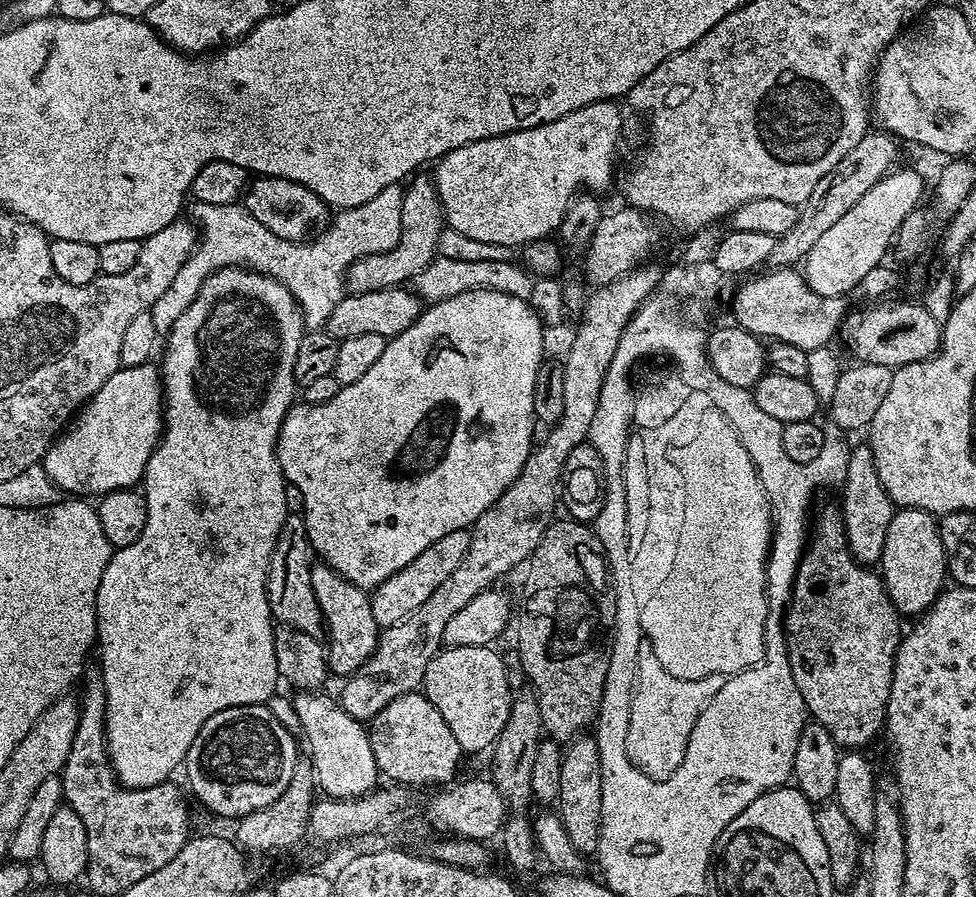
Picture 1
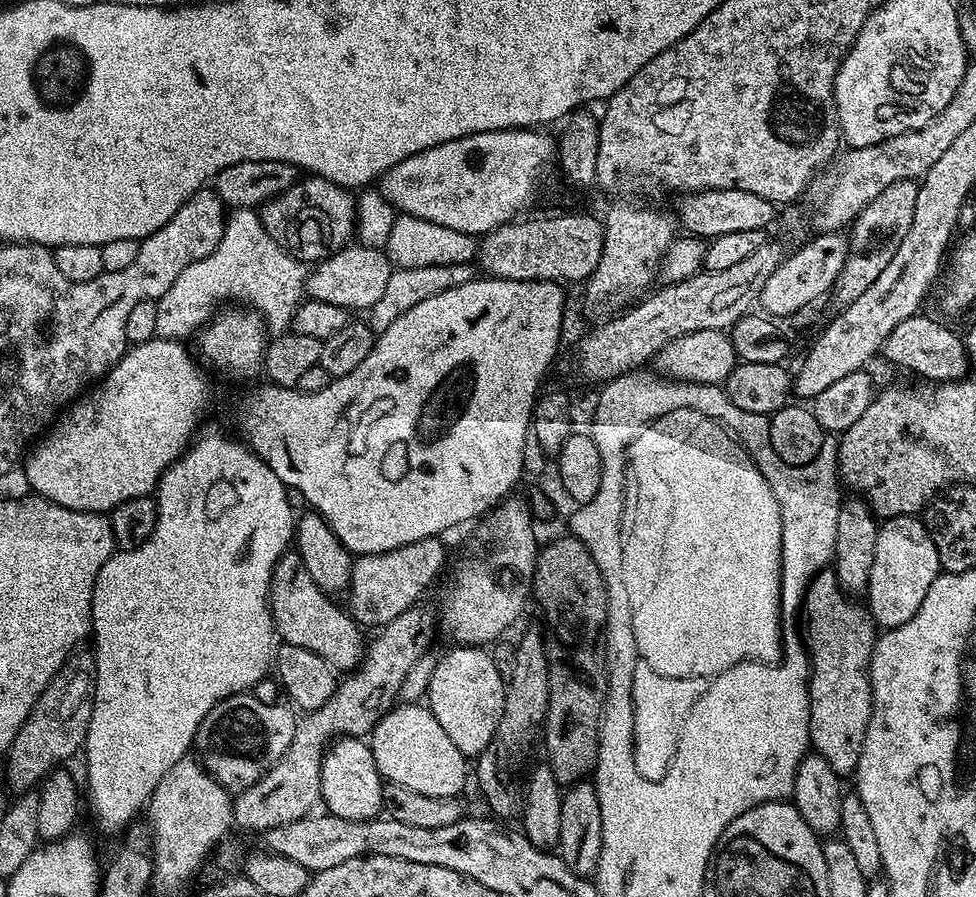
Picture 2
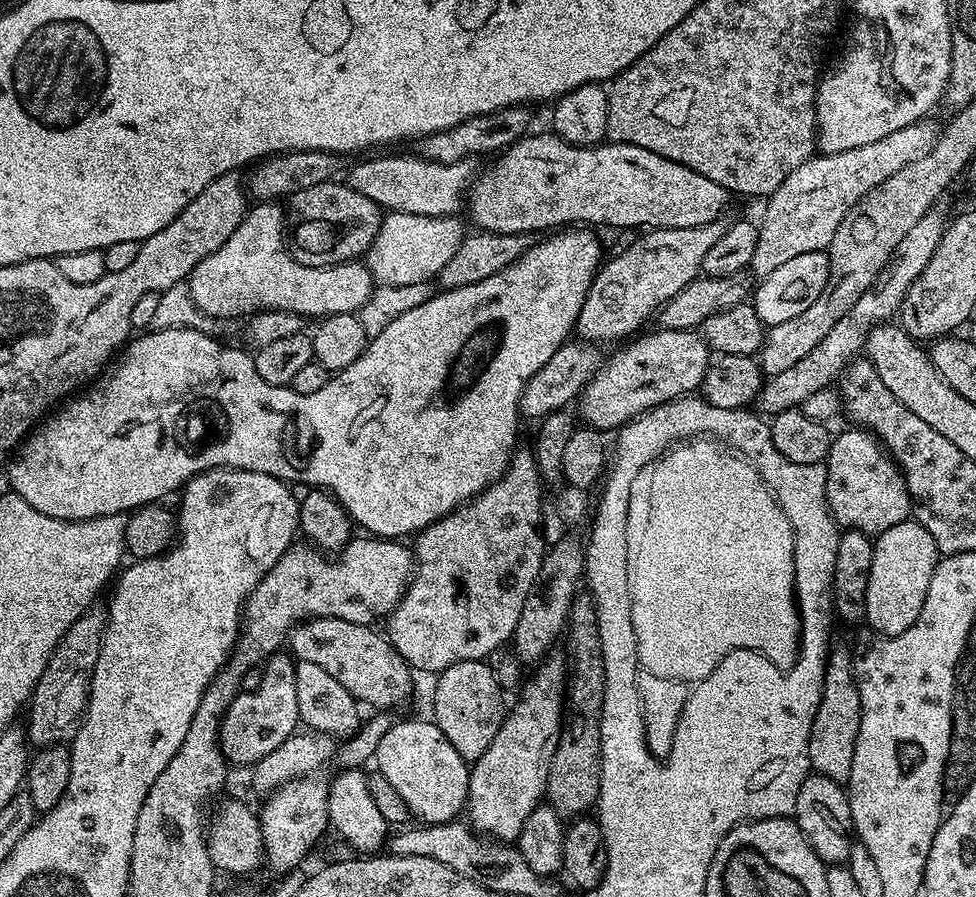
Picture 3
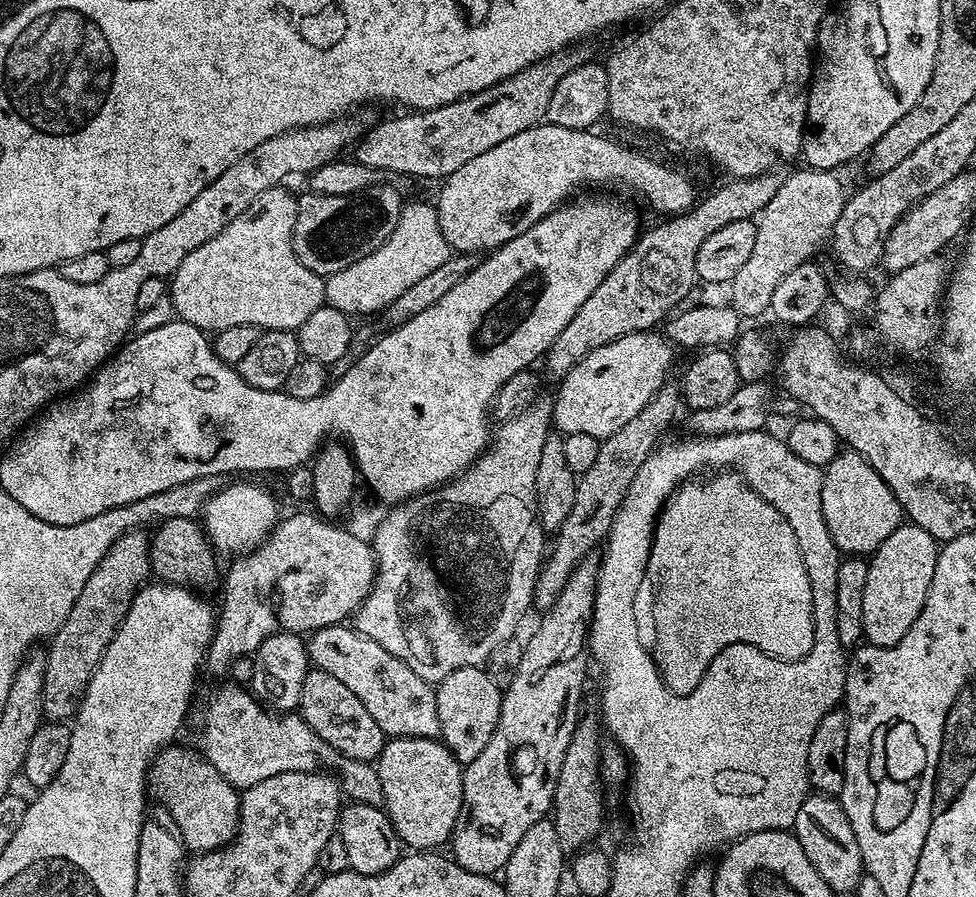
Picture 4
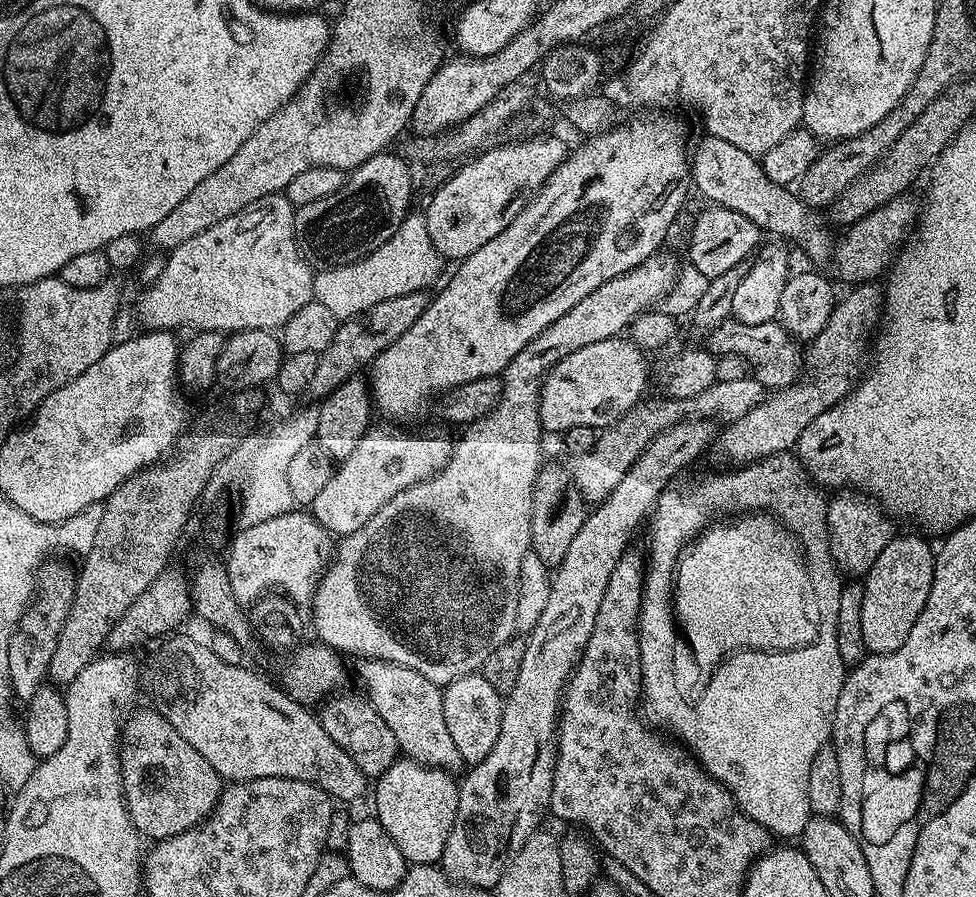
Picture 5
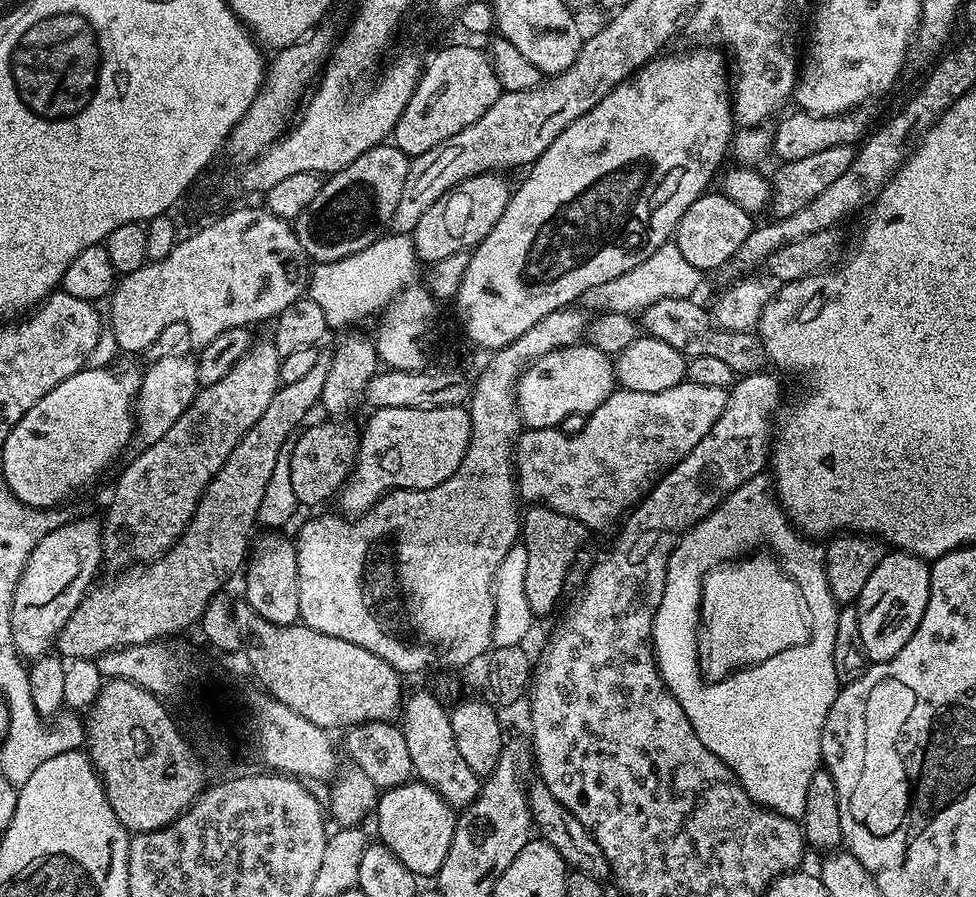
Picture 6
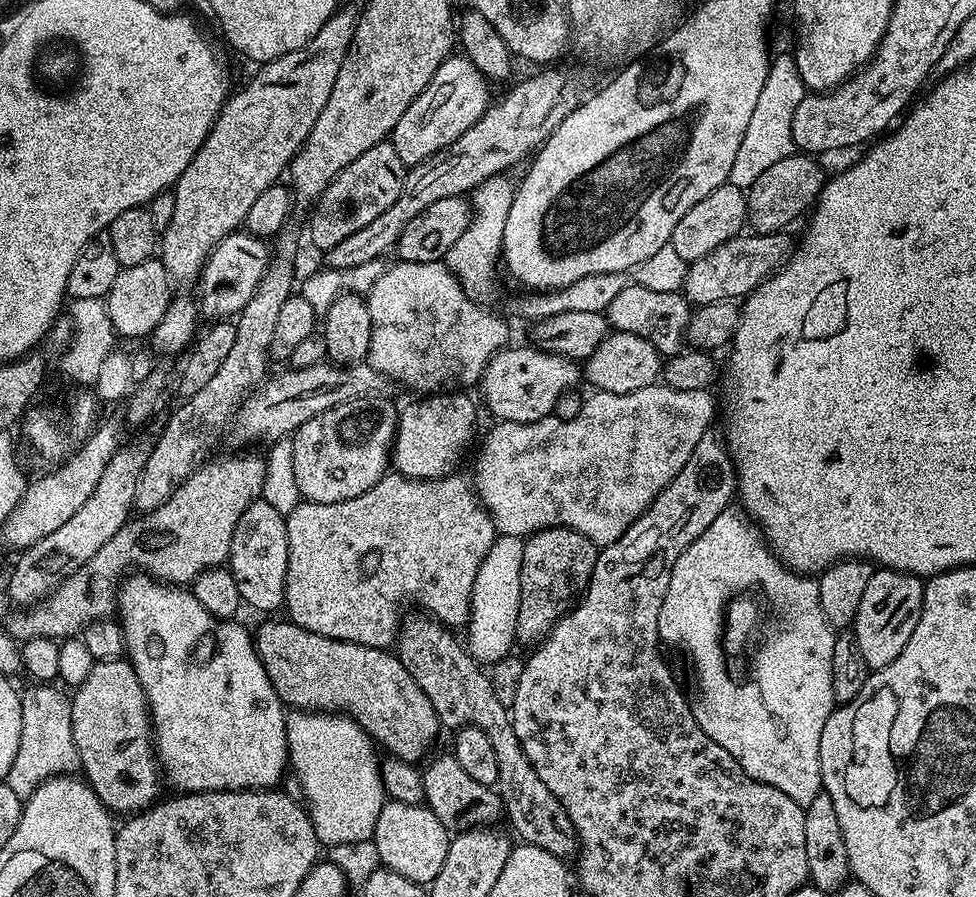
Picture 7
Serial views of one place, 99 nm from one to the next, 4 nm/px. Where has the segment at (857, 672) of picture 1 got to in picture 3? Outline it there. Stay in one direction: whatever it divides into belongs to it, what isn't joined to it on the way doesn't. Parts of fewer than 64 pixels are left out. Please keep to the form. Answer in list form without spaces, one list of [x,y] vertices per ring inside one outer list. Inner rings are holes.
[[[831,649],[828,668],[824,671],[824,689],[814,722],[810,730],[808,757],[812,763],[811,771],[817,776],[825,776],[834,782],[847,785],[850,766],[854,766],[854,742],[858,742],[860,725],[860,692],[854,682],[852,657],[849,649]]]

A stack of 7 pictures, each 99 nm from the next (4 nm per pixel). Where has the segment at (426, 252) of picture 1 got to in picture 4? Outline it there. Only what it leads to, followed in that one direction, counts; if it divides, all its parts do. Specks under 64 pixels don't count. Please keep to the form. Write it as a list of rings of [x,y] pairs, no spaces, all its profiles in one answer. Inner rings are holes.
[[[277,186],[258,194],[252,205],[230,226],[218,230],[210,242],[202,242],[198,250],[190,250],[182,258],[182,266],[170,277],[170,299],[172,311],[179,319],[198,326],[205,334],[226,330],[226,326],[255,324],[269,332],[295,333],[297,328],[314,314],[314,310],[325,307],[325,277],[302,266],[292,249],[292,217],[296,210],[297,197],[287,192],[287,187]]]

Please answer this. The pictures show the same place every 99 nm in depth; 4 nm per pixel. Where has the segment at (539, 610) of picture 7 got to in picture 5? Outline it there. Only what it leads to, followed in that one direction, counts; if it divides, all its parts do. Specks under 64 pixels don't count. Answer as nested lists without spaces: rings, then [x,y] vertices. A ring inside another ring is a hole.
[[[552,464],[541,467],[536,476],[532,491],[532,547],[535,559],[543,564],[555,566],[566,558],[566,549],[574,542],[574,534],[582,530],[586,515],[586,501],[580,495],[579,488],[572,483],[567,467],[559,468]]]

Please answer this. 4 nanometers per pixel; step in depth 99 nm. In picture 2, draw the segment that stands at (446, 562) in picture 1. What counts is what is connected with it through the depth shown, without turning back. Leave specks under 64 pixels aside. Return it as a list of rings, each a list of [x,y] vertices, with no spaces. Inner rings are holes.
[[[431,536],[377,556],[355,557],[346,593],[352,619],[361,626],[383,626],[413,607],[444,568],[444,542],[439,536]]]

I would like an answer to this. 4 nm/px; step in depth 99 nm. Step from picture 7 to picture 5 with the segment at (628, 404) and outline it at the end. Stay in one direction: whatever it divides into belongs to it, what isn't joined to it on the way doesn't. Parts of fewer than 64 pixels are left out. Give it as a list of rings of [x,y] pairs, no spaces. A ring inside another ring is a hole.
[[[755,378],[740,381],[724,382],[717,380],[702,394],[692,396],[688,400],[659,398],[648,400],[631,408],[620,420],[608,425],[597,435],[596,442],[586,453],[577,455],[570,464],[572,483],[580,490],[580,495],[588,502],[602,502],[612,493],[614,486],[622,482],[622,478],[634,466],[636,459],[648,449],[648,443],[660,436],[668,428],[685,418],[711,418],[713,421],[731,422],[742,418],[748,411],[759,404],[762,389]]]

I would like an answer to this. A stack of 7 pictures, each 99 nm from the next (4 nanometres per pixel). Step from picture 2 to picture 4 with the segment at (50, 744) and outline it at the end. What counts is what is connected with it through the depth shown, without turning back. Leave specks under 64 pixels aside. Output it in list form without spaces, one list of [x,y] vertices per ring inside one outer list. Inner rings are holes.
[[[144,530],[124,532],[106,550],[102,562],[90,574],[86,586],[82,586],[82,594],[78,594],[78,602],[70,606],[70,614],[66,614],[66,622],[50,637],[46,648],[44,661],[46,662],[46,682],[42,682],[42,706],[44,715],[52,722],[68,722],[80,711],[80,697],[84,695],[86,686],[92,677],[92,671],[98,666],[104,652],[110,646],[118,626],[126,618],[130,610],[130,602],[136,597],[137,592],[149,583],[152,567],[148,553],[149,533]]]

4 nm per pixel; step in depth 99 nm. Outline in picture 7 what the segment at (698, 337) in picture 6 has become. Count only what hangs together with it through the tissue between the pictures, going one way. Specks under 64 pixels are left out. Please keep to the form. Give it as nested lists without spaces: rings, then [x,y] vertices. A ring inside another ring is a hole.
[[[635,282],[625,283],[606,309],[608,323],[615,331],[646,338],[646,342],[654,345],[664,358],[672,357],[685,347],[692,313],[687,298],[680,292],[650,290],[644,284]]]

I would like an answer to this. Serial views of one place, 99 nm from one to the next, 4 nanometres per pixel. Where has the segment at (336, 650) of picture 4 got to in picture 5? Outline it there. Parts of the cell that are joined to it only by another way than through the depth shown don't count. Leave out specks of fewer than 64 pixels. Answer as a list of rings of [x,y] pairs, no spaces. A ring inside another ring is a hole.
[[[361,659],[357,664],[360,665],[356,672],[354,668],[354,676],[368,691],[368,703],[378,710],[382,722],[390,726],[401,753],[407,759],[431,768],[440,768],[453,774],[463,773],[466,768],[464,759],[462,754],[458,754],[456,743],[446,726],[446,714],[442,714],[444,693],[441,685],[430,682],[430,678],[426,678],[426,674],[418,674],[418,670],[410,670],[394,662]]]

